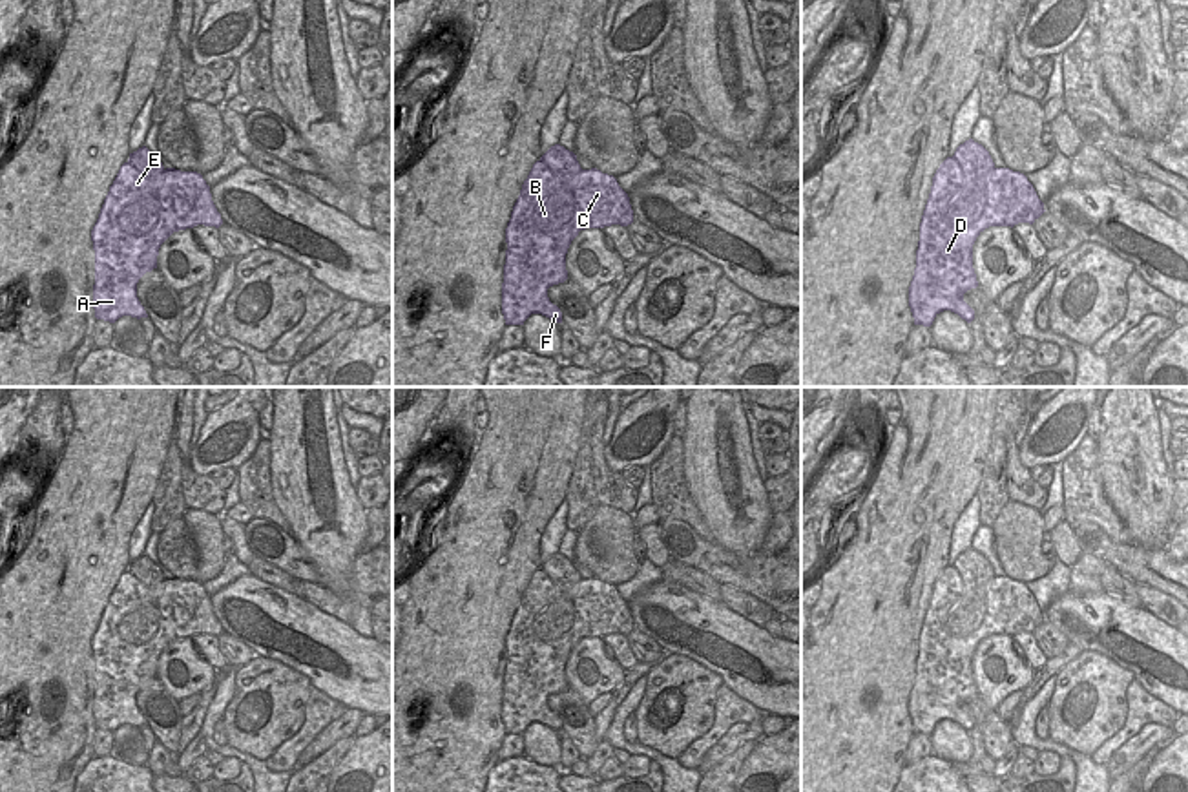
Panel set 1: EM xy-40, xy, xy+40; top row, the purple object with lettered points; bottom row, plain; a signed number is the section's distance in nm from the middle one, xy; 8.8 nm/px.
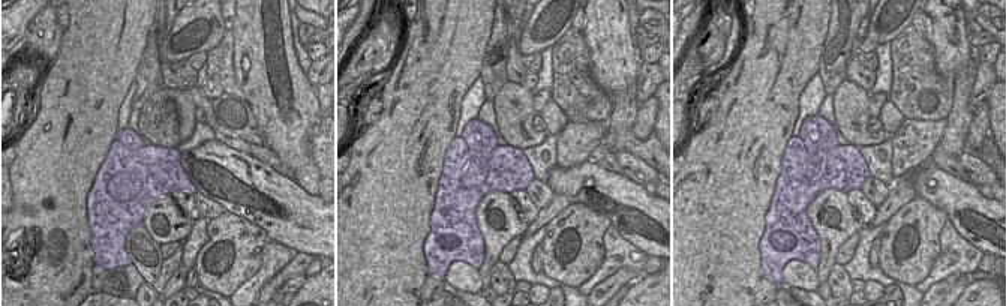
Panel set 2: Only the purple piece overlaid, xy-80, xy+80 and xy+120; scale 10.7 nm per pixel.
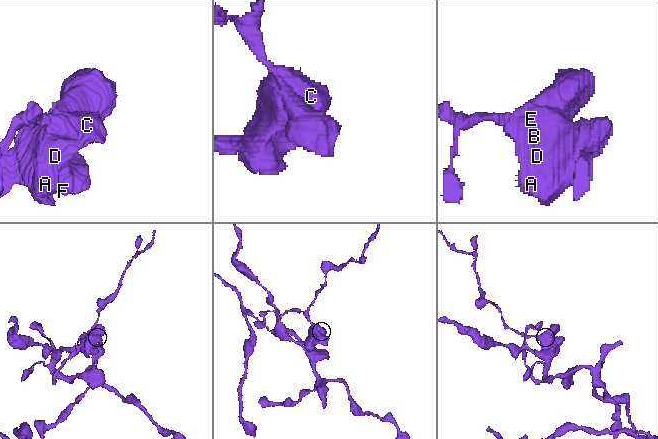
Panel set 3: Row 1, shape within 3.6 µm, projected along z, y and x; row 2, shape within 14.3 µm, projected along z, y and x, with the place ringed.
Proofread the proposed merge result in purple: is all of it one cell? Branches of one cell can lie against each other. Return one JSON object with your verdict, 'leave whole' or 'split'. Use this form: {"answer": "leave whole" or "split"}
{"answer": "split"}

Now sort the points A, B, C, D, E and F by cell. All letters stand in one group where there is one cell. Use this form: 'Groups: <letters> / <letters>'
Groups: A C D E F / B.

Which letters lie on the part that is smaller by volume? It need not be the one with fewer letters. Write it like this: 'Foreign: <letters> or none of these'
Foreign: B

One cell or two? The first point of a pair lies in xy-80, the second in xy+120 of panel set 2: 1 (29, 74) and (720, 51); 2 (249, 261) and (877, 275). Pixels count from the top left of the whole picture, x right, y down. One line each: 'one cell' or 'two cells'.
1: one cell
2: two cells

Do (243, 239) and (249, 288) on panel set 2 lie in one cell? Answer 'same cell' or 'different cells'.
different cells

